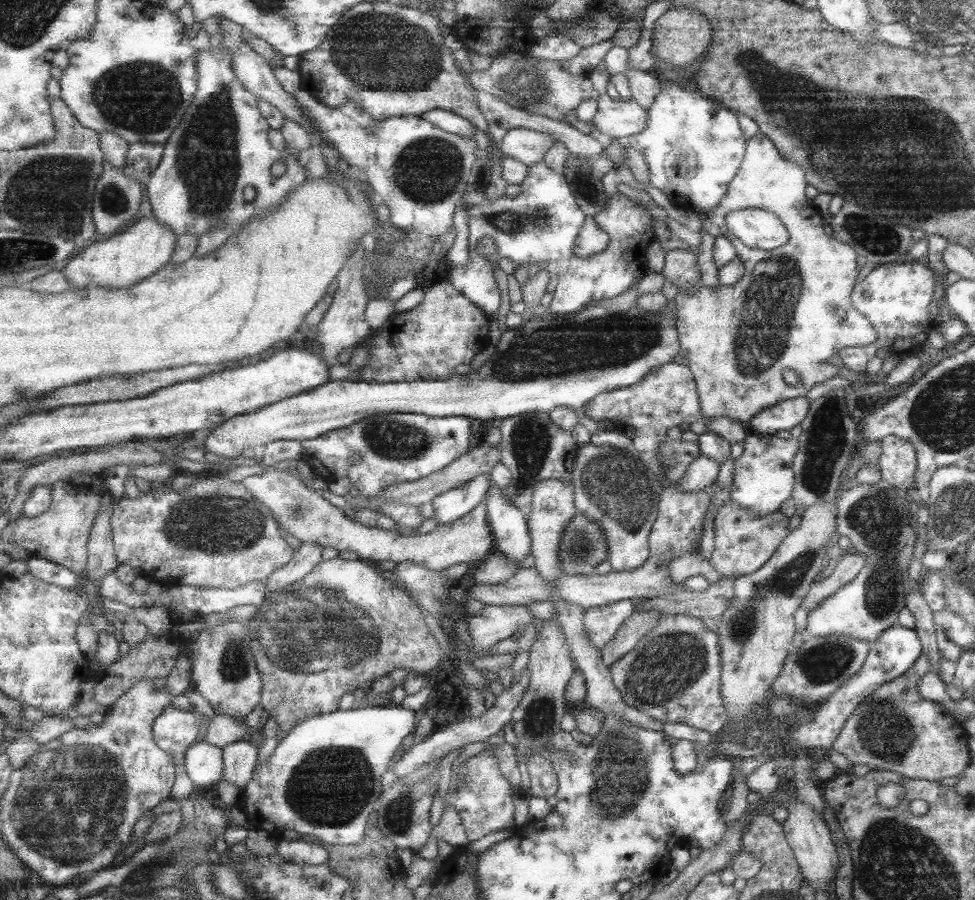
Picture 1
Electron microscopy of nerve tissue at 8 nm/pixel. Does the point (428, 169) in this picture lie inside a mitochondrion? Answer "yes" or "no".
yes

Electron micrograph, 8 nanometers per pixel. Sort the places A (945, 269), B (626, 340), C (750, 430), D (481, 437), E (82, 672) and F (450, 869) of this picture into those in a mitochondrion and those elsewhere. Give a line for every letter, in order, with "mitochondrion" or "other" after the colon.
A: other
B: mitochondrion
C: other
D: other
E: other
F: other

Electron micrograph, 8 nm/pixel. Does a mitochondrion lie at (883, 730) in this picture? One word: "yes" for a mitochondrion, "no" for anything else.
yes

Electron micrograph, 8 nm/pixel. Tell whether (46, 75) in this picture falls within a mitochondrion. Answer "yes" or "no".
no

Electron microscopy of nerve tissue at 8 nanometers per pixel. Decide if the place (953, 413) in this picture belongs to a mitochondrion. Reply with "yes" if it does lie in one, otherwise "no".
yes

